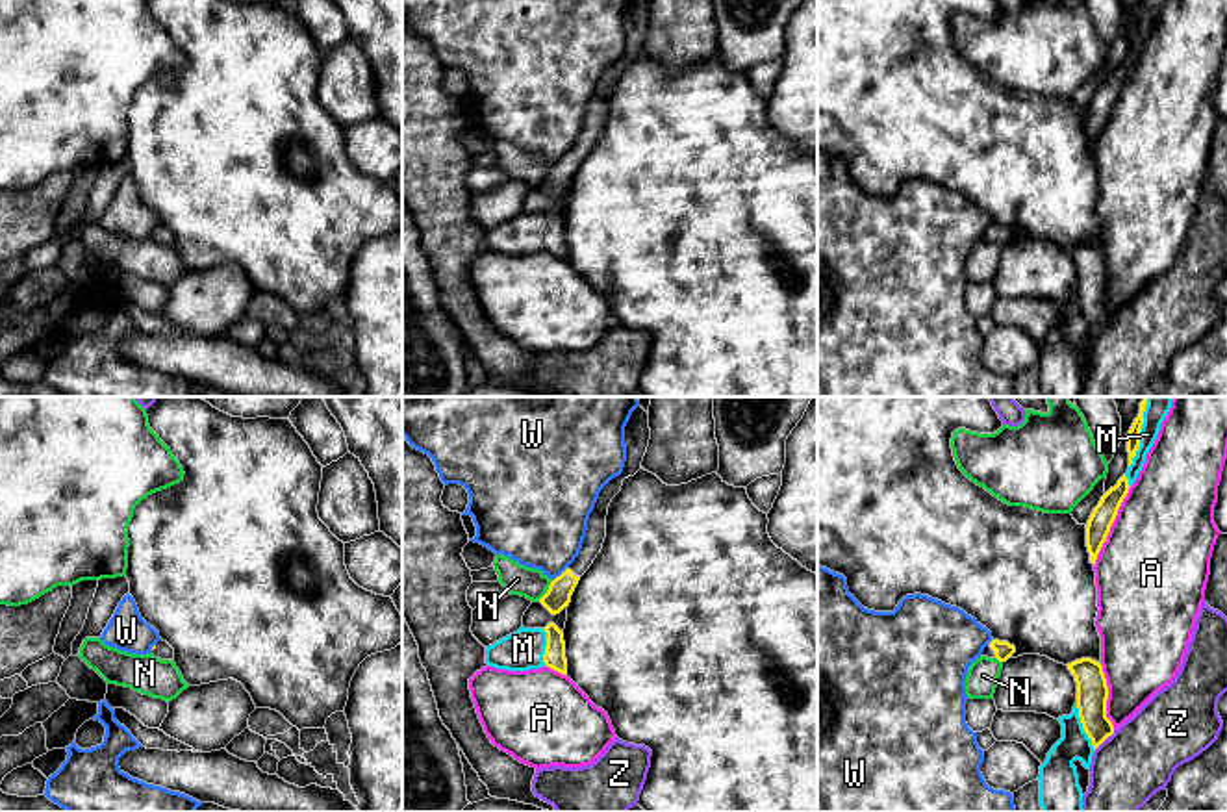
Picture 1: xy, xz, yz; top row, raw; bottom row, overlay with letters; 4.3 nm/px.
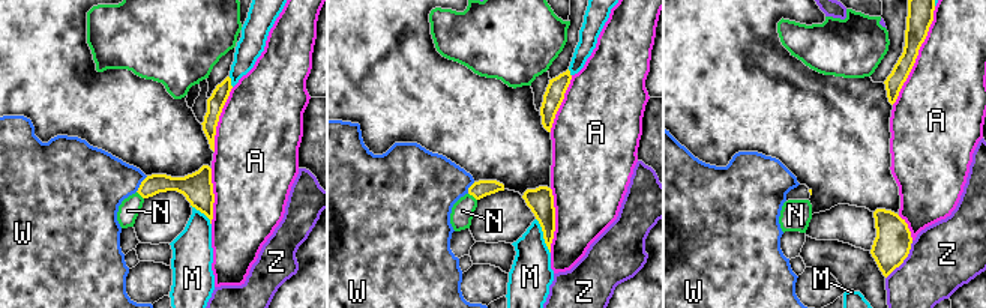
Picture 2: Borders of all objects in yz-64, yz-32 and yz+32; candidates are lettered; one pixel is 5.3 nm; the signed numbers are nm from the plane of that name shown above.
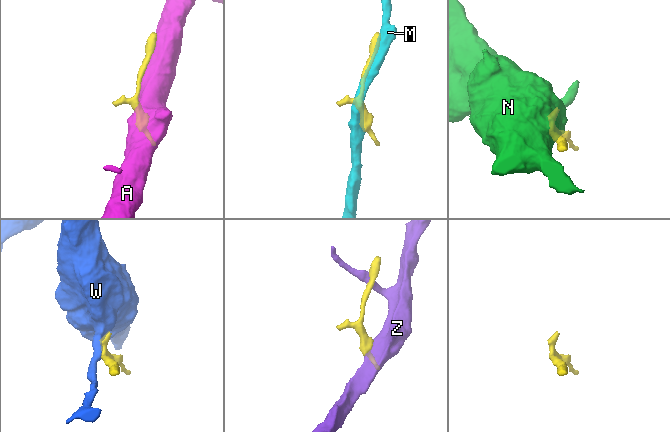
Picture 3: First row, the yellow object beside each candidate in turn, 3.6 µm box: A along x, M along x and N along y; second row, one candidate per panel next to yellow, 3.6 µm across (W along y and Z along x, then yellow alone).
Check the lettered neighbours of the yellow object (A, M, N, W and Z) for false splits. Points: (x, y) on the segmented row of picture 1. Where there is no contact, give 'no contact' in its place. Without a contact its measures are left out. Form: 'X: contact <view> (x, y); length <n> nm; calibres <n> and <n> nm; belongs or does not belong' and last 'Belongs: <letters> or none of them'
A: contact yz (1111, 525); length 380 nm; calibres 100 and 480 nm; does not belong
M: contact yz (1138, 432); length 320 nm; calibres 60 and 110 nm; does not belong
N: contact xz (547, 590); length 110 nm; calibres 110 and 130 nm; does not belong
W: contact xz (562, 573); length 100 nm; calibres 110 and 400 nm; does not belong
Z: contact yz (1100, 744); length 80 nm; calibres 140 and 320 nm; does not belong
Belongs: none of them

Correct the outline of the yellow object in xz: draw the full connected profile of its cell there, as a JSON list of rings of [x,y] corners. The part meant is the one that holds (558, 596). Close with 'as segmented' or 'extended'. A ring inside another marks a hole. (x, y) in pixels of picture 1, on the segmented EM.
[[[638,406],[626,426],[625,426],[625,445],[626,445],[626,462],[623,473],[612,478],[599,493],[593,512],[588,519],[588,530],[582,543],[582,549],[575,562],[556,577],[547,593],[539,603],[552,614],[560,614],[571,603],[571,595],[580,580],[580,577],[589,569],[593,560],[602,549],[606,538],[606,515],[612,499],[621,491],[623,480],[634,476],[641,467],[643,456],[647,452],[651,439],[649,413]]]; extended

